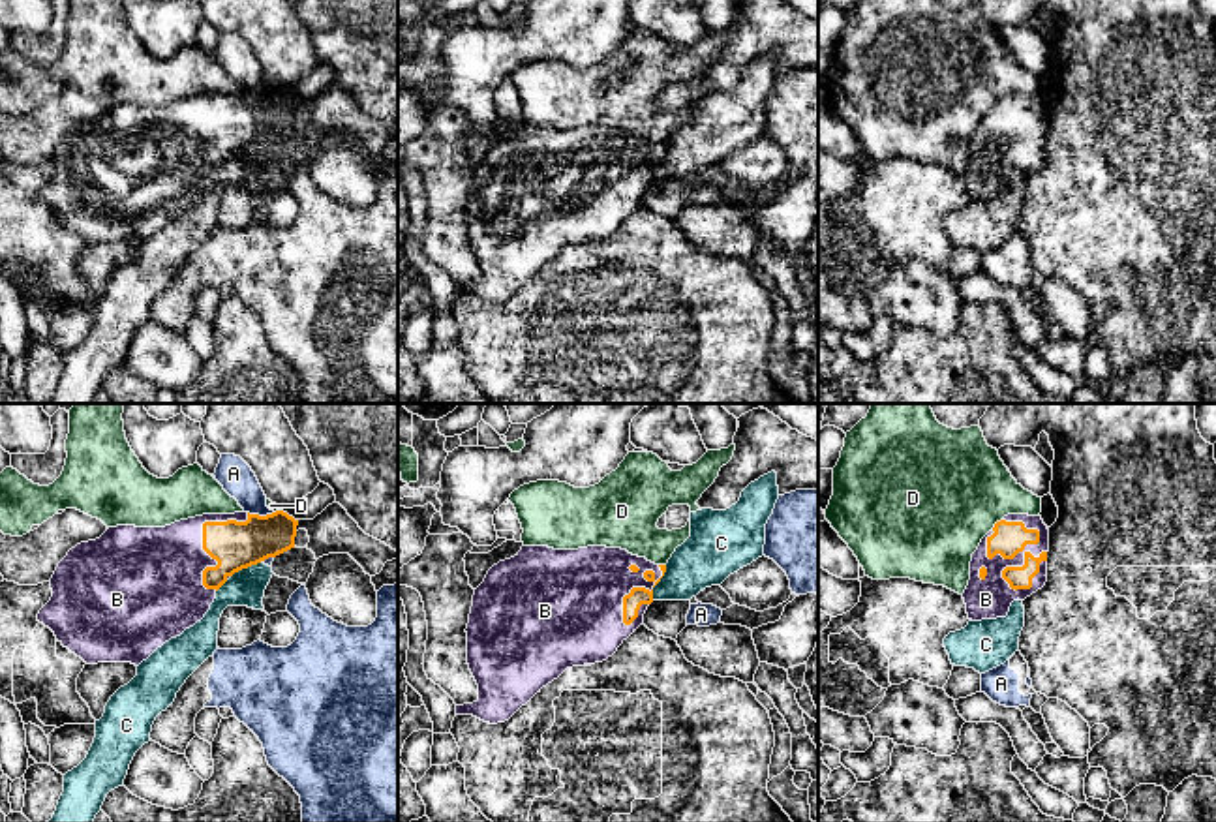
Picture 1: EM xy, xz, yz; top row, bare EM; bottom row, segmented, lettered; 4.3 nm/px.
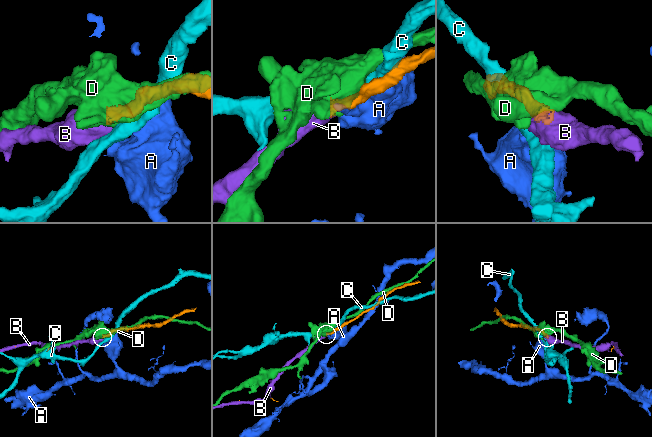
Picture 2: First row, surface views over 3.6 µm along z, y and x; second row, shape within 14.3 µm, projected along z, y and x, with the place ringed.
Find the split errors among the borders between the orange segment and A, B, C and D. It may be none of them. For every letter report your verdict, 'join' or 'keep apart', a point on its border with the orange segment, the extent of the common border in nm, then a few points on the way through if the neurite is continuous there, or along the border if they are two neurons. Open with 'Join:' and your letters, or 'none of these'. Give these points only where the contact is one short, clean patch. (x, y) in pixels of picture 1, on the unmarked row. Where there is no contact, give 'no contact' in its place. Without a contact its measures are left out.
Join: B
A: keep apart; meets orange in xy at (261, 96); contact 110 nm long
B: join; meets orange in yz at (1025, 134); contact 320 nm long
C: keep apart; meets orange in xy at (246, 147); contact 150 nm long
D: keep apart; meets orange in yz at (995, 104); contact 60 nm long

